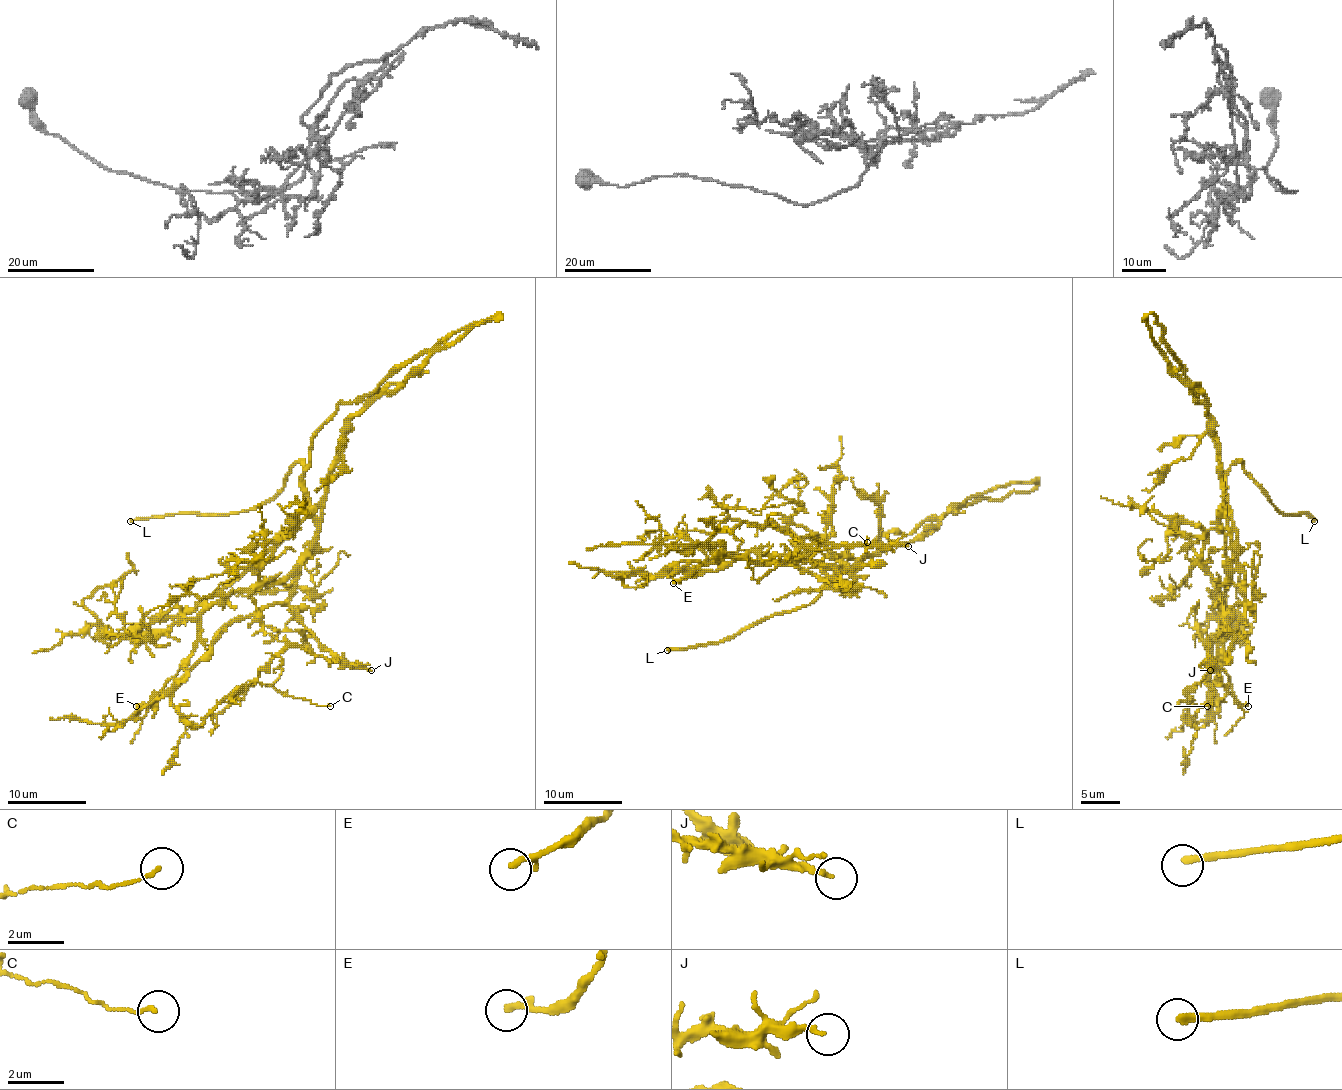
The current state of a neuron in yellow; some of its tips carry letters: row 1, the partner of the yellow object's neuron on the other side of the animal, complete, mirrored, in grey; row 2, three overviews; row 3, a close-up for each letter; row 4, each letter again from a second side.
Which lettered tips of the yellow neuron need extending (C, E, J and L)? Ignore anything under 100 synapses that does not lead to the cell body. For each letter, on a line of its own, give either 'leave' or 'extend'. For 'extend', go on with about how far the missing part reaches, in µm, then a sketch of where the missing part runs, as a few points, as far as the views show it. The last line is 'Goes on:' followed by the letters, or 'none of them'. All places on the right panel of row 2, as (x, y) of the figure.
C: leave
E: leave
J: leave
L: extend; missing 50 µm; course (1314, 521), (1320, 547), (1305, 559), (1305, 549), (1295, 533), (1287, 523), (1271, 514)
Goes on: L

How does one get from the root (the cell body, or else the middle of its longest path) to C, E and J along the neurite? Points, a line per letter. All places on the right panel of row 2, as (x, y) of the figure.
C: (1226, 563), (1218, 665), (1210, 674), (1208, 700), (1191, 725), (1189, 692), (1199, 682), (1214, 690), (1207, 706)
E: (1226, 563), (1226, 594), (1220, 600), (1218, 665), (1228, 676), (1234, 696), (1248, 706)
J: (1226, 563), (1226, 594), (1218, 604), (1216, 598), (1220, 592), (1224, 629), (1208, 643), (1210, 670)

